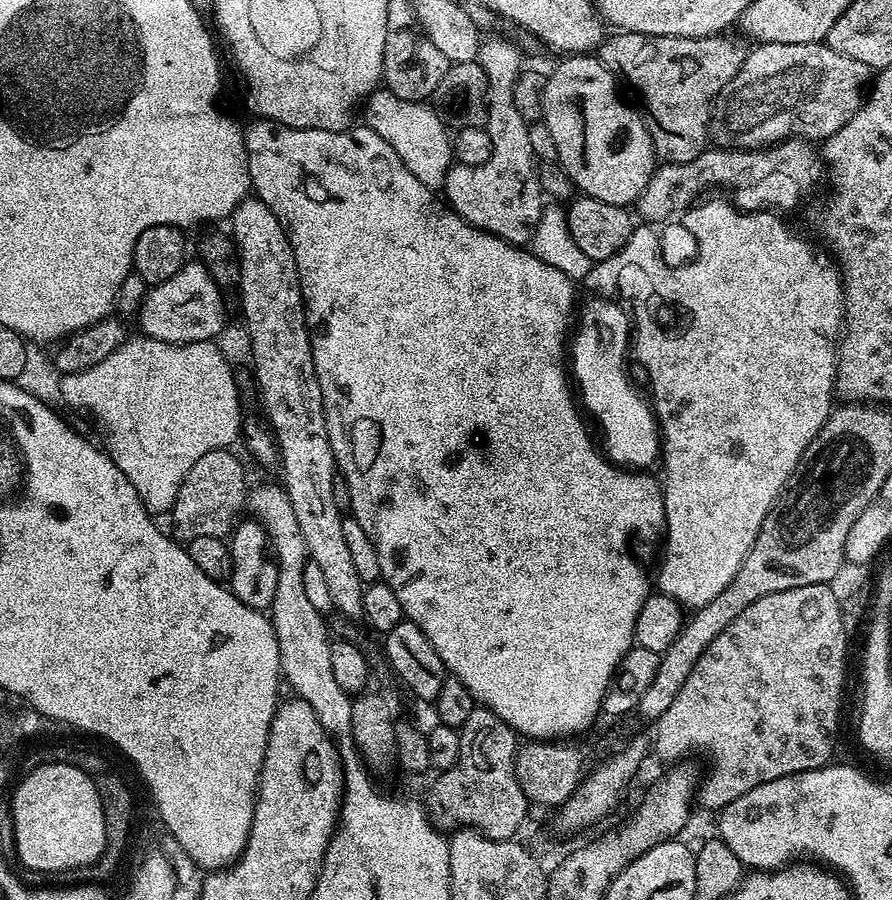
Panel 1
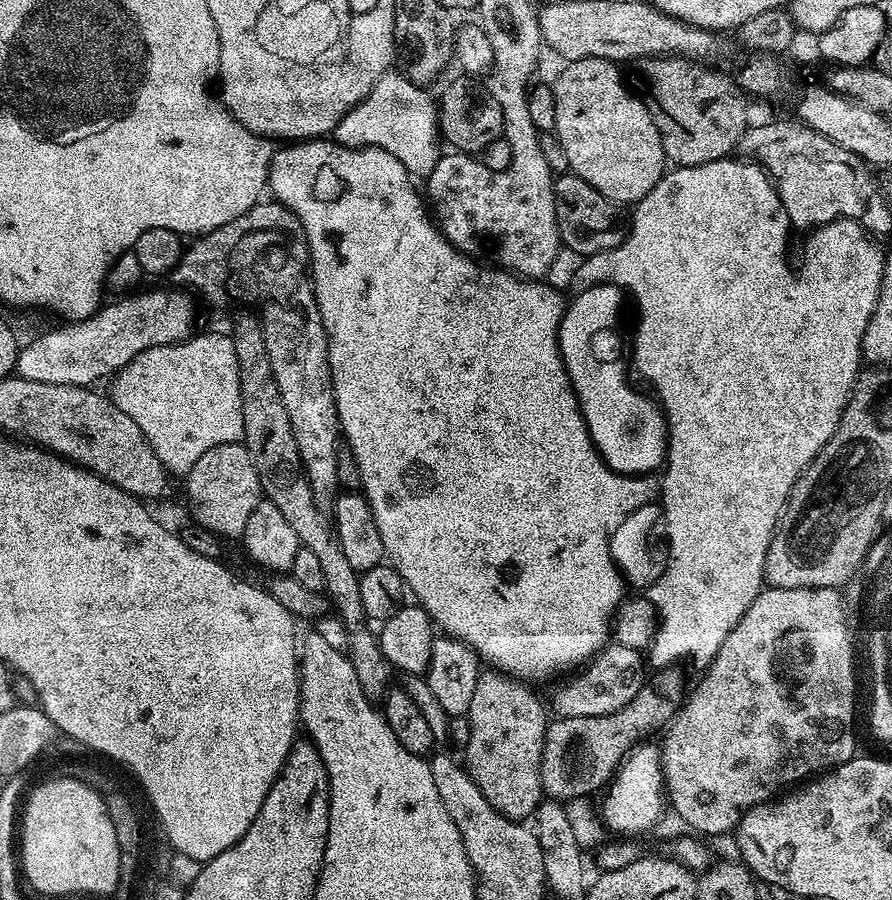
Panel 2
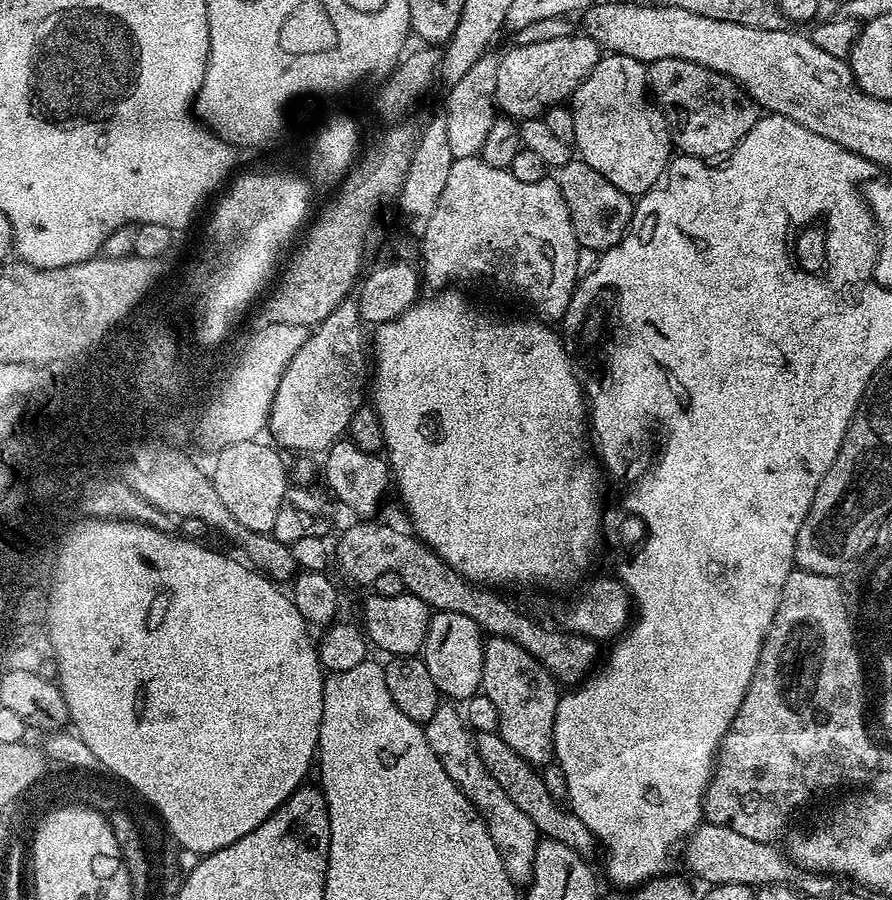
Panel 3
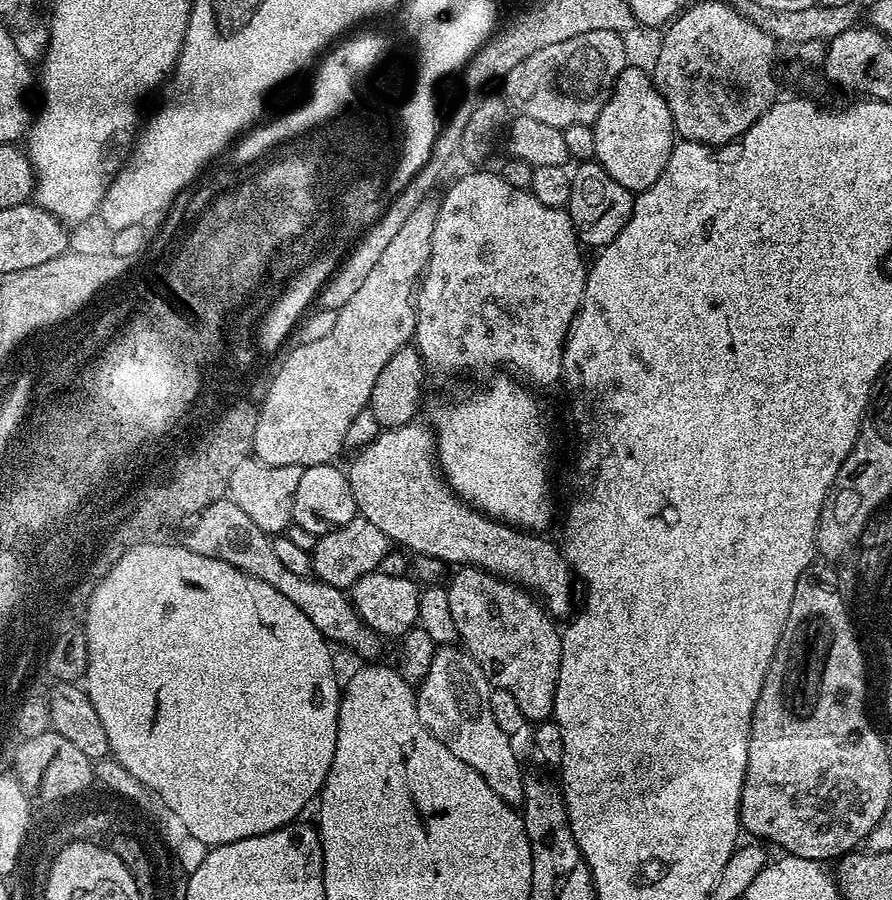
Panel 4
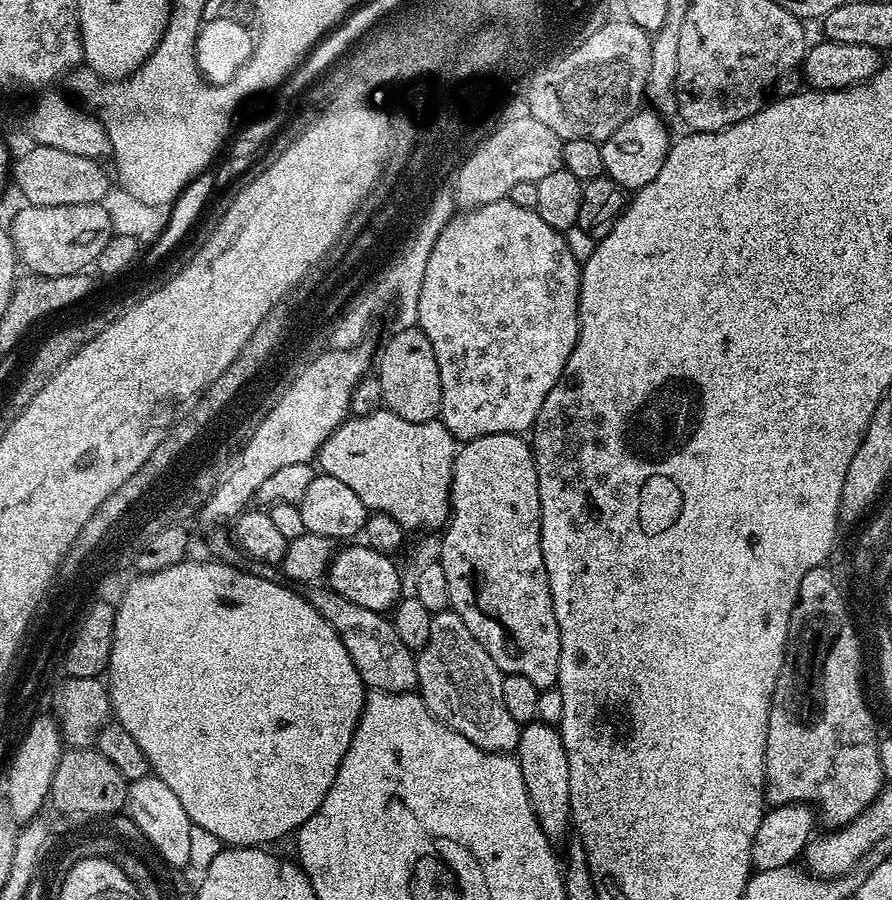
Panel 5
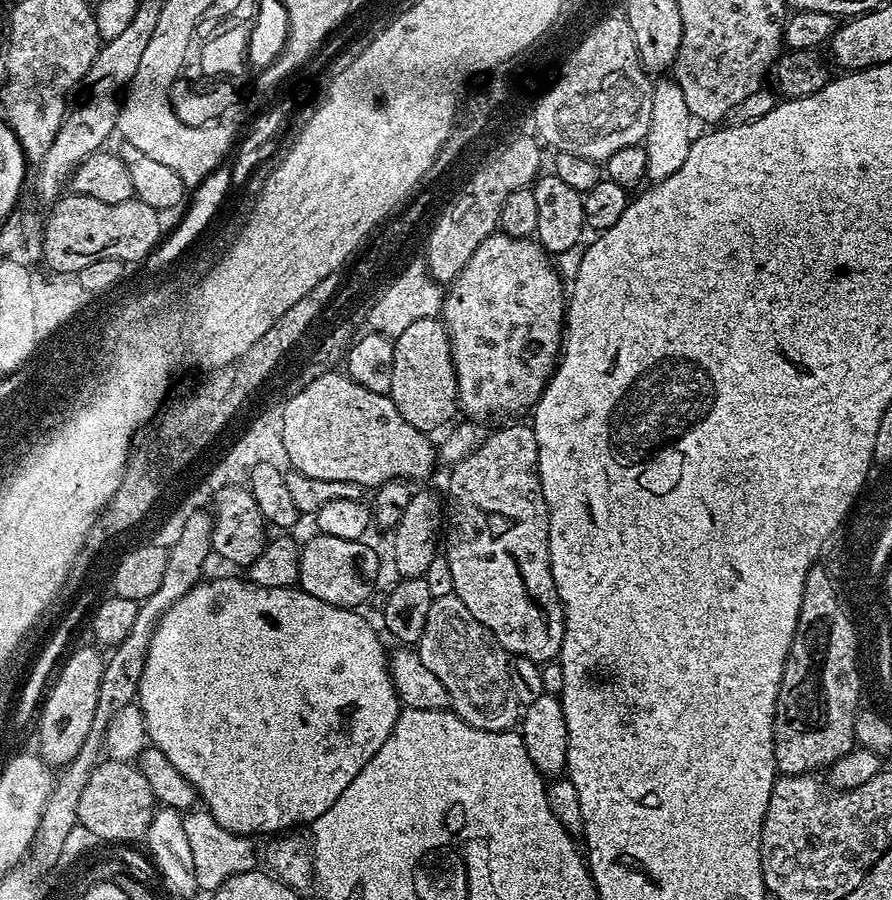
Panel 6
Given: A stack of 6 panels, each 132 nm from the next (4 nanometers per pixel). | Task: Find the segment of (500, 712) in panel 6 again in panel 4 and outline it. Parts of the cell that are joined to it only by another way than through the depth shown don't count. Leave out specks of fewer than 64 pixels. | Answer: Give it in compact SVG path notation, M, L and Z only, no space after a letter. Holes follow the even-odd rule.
M440 646L434 654L434 662L430 662L430 670L426 670L426 678L418 685L416 692L416 713L418 718L444 744L445 749L454 754L462 762L466 762L487 782L492 790L513 806L523 805L525 773L520 772L520 760L516 757L513 737L507 736L494 722L494 710L490 710L490 694L494 685L488 680L487 674L478 666L478 662L467 650L460 646Z

